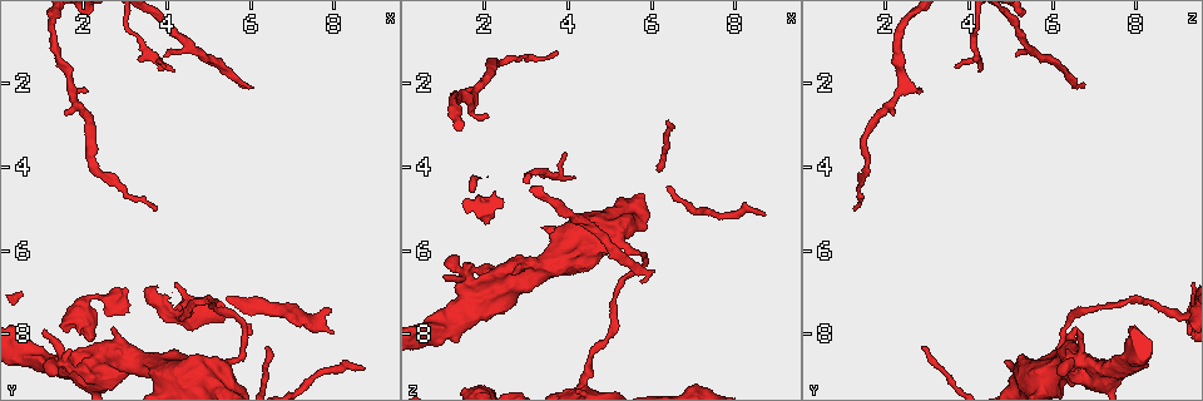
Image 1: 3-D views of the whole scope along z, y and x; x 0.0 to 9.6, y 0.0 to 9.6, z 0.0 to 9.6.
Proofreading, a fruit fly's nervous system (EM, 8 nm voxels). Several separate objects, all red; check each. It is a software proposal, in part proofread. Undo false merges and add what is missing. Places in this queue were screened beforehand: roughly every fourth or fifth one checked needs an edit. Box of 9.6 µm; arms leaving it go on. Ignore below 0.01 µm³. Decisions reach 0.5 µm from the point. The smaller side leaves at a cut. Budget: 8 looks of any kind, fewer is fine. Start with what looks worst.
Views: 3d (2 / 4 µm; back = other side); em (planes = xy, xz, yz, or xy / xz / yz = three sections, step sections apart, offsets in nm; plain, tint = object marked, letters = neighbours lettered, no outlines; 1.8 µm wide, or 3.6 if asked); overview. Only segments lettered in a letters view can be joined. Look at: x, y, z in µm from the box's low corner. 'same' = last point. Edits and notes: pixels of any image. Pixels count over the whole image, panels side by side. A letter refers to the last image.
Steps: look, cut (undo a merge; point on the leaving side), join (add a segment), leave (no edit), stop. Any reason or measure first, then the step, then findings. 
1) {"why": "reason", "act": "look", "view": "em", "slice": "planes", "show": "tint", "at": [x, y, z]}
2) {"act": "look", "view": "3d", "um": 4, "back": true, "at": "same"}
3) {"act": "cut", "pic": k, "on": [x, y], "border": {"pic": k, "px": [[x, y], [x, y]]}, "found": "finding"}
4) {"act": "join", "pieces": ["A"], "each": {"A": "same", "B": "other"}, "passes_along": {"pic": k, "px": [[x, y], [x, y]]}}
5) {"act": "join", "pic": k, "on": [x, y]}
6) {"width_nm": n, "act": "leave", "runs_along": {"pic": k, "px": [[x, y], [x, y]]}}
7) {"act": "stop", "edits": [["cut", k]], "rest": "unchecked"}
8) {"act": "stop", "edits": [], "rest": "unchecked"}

{"why": "four arms meet", "act": "look", "view": "3d", "um": 2, "at": [4.35, 7.60, 9.10]}

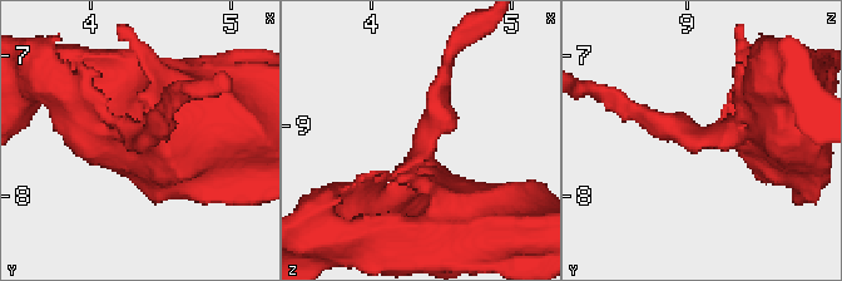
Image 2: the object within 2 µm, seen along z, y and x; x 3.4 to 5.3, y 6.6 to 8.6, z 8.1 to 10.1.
{"arms": 4, "act": "look", "view": "em", "um": 3.6, "slice": "xz", "step": 8, "show": "letters", "at": [4.34, 7.60, 9.14]}

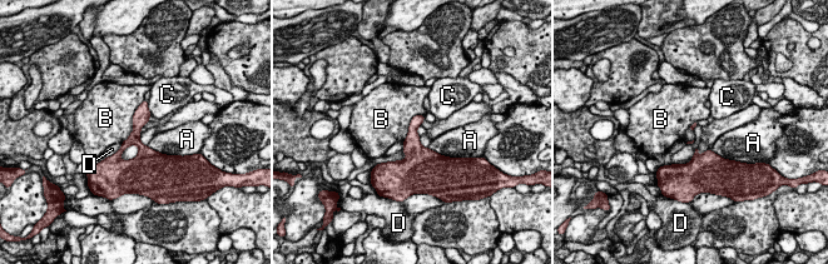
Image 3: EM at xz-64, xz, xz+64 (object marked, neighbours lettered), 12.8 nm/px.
{"act": "leave", "each": {"A": "other", "B": "other", "C": "other", "D": "other"}, "border": {"pic": 3, "px": [[144, 100], [122, 143]]}, "found": "one neuron here"}

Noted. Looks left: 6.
{"why": "tapers out", "act": "look", "view": "3d", "um": 2, "back": true, "at": [6.05, 2.10, 6.50]}

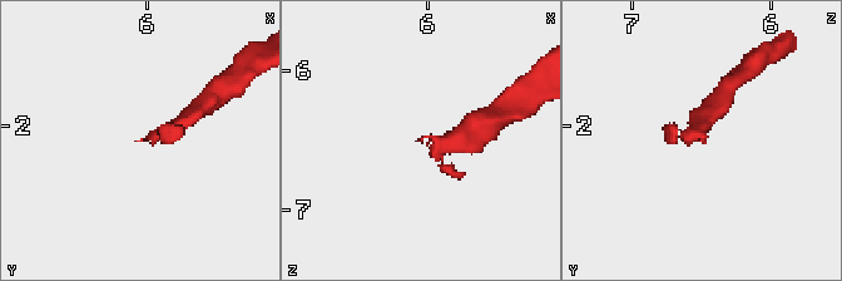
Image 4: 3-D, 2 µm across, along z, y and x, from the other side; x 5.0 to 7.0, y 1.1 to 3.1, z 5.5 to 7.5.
{"why": "need the tissue", "act": "look", "view": "em", "slice": "planes", "show": "tint", "at": [6.06, 2.08, 6.50]}

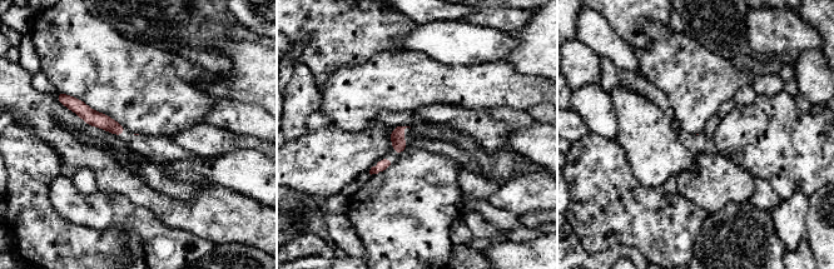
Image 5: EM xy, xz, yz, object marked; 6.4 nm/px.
{"act": "look", "view": "em", "slice": "planes", "show": "letters", "at": "same"}

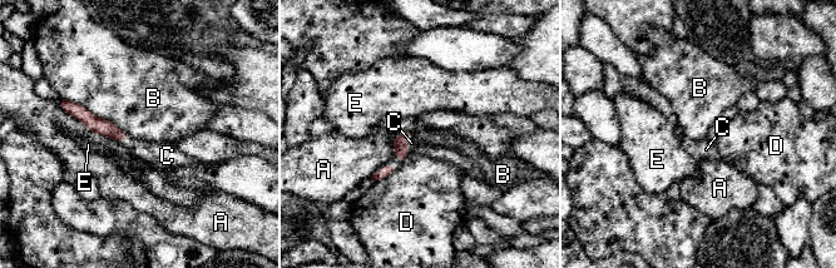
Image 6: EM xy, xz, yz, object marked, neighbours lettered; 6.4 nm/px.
{"act": "join", "pic": 6, "on": [411, 143], "each": {"A": "other", "B": "other", "C": "same", "D": "other", "E": "other"}, "passes_along": {"pic": 6, "px": [[400, 147], [405, 143], [411, 143]]}, "found": "the neuron continues"}

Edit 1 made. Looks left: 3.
{"why": "redraw", "act": "look", "view": "overview"}

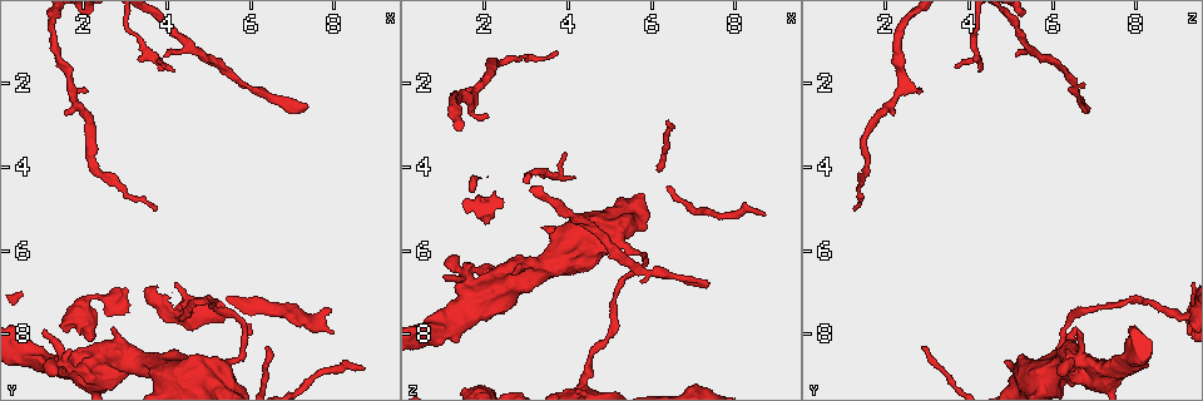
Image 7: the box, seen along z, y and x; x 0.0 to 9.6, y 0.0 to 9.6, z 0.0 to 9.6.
{"why": "thick turns thin", "act": "look", "view": "em", "um": 3.6, "slice": "planes", "show": "tint", "at": [2.15, 8.90, 6.70]}

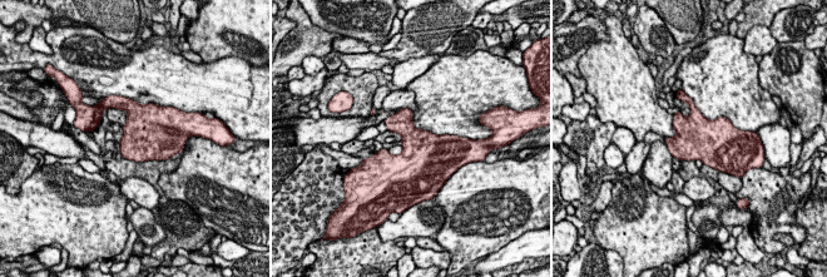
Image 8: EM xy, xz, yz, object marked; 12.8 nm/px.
{"act": "look", "view": "em", "um": 3.6, "slice": "planes", "show": "letters", "at": "same"}

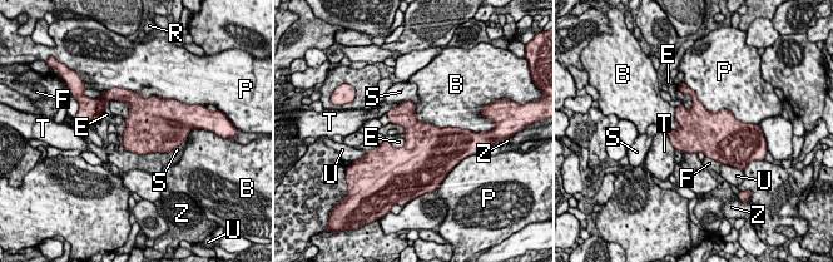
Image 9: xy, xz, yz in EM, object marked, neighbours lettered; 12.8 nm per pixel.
{"act": "leave", "each": {"B": "other", "E": "other", "F": "other", "P": "other", "R": "other", "S": "other", "T": "other", "U": "other", "Z": "other"}, "border": {"pic": 9, "px": [[125, 149], [140, 154], [170, 152]]}, "found": "all the same neuron"}

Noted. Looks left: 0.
{"act": "stop", "edits": [["join", 6]], "rest": "unchecked"}

